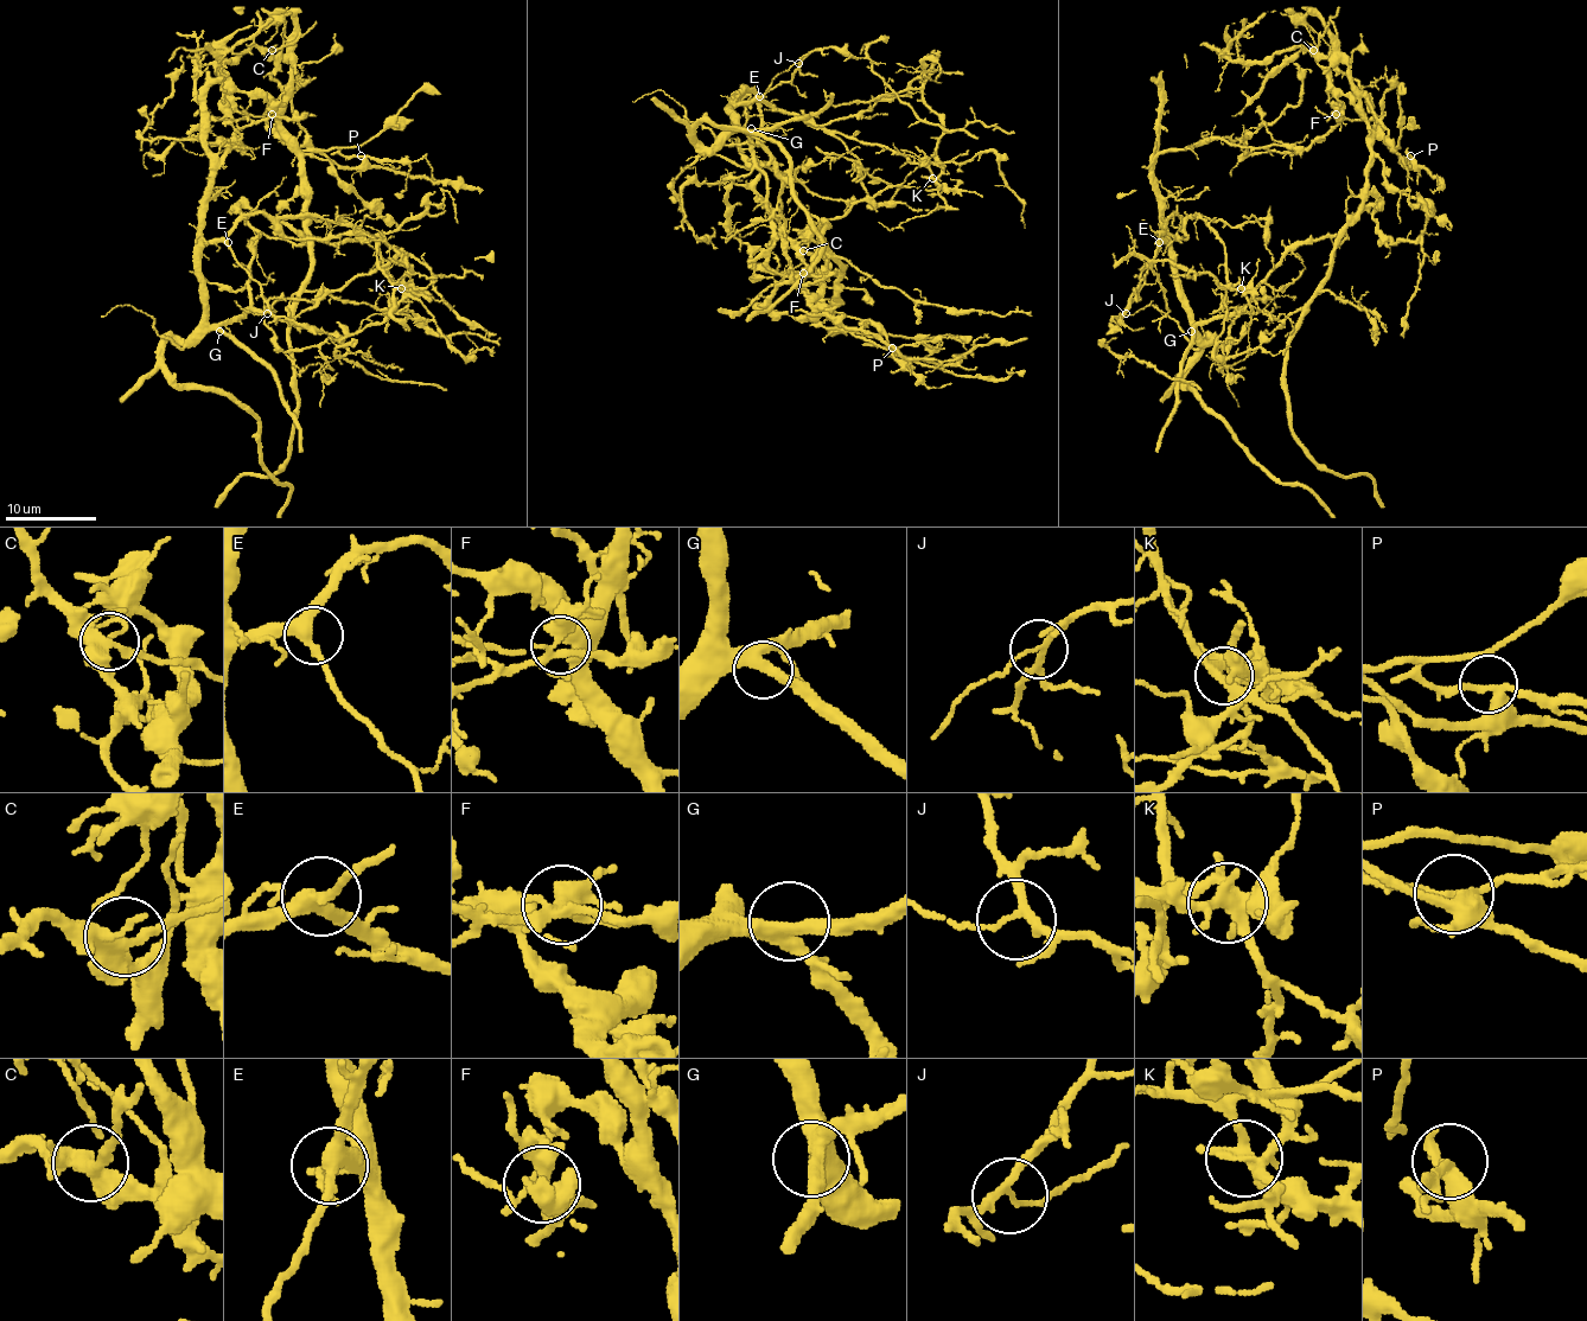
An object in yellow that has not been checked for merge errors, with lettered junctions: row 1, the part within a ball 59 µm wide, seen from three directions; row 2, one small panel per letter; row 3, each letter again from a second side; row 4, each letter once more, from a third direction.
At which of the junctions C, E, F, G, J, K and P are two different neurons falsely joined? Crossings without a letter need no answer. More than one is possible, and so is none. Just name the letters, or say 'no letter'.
K

